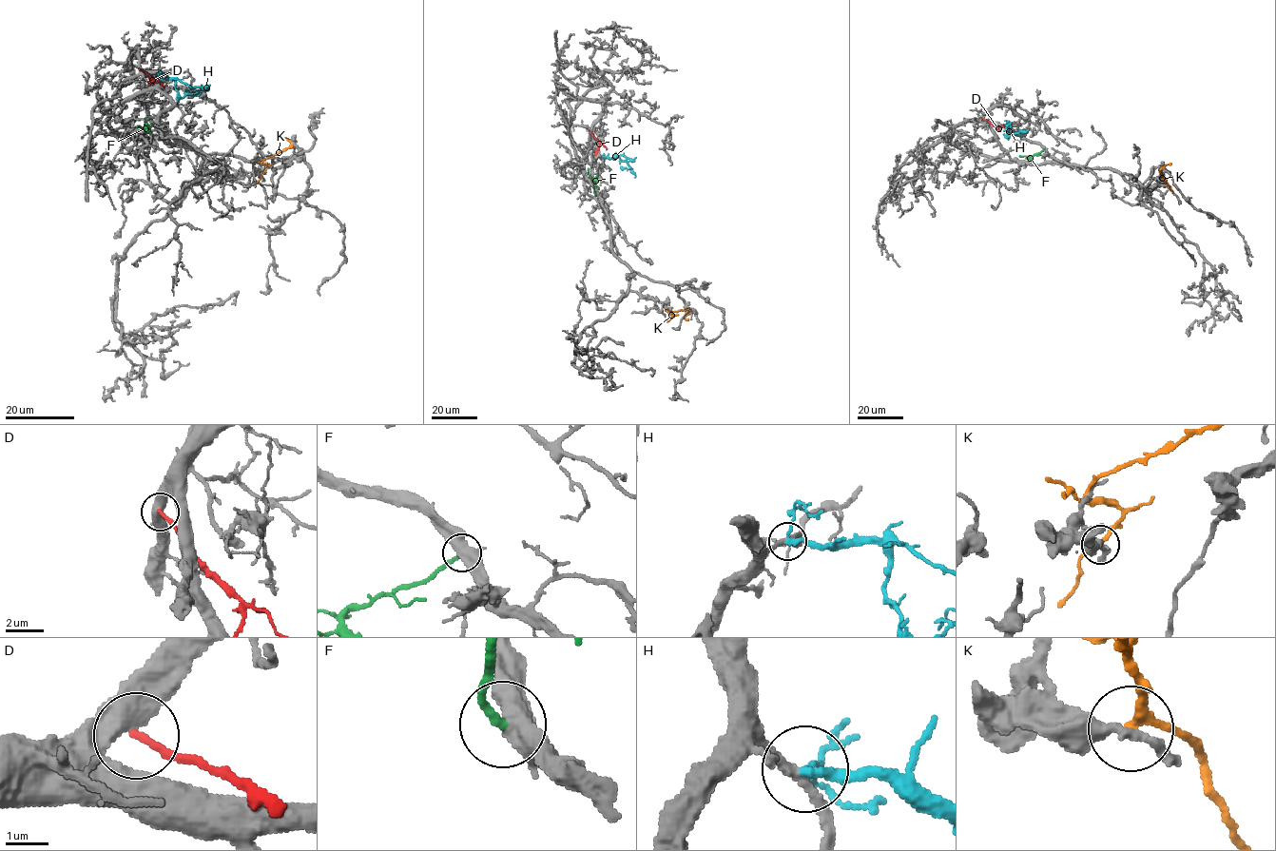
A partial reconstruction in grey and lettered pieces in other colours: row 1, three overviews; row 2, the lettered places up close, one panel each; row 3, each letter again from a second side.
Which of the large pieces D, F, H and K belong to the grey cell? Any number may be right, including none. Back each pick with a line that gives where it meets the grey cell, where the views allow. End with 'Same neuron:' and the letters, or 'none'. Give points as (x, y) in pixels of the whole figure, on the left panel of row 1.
F: (146, 116)
H: (157, 79)
Same neuron: F, H

